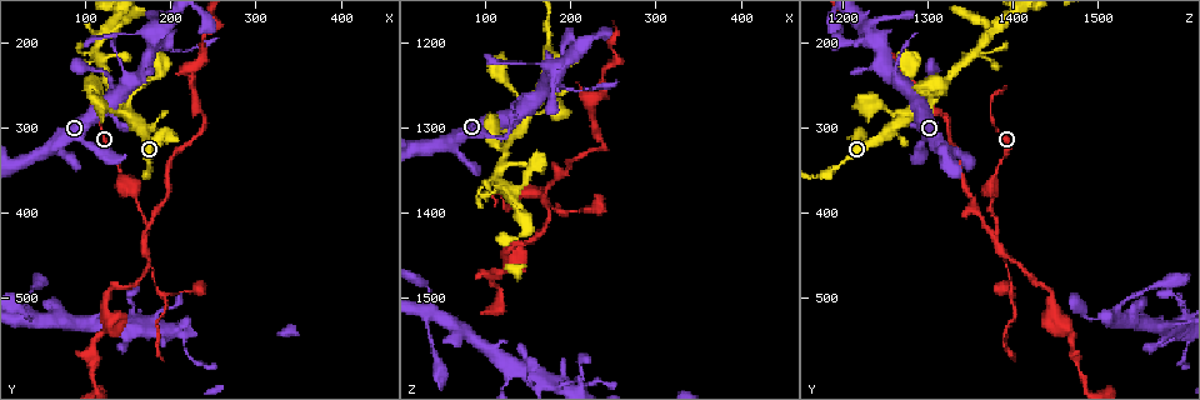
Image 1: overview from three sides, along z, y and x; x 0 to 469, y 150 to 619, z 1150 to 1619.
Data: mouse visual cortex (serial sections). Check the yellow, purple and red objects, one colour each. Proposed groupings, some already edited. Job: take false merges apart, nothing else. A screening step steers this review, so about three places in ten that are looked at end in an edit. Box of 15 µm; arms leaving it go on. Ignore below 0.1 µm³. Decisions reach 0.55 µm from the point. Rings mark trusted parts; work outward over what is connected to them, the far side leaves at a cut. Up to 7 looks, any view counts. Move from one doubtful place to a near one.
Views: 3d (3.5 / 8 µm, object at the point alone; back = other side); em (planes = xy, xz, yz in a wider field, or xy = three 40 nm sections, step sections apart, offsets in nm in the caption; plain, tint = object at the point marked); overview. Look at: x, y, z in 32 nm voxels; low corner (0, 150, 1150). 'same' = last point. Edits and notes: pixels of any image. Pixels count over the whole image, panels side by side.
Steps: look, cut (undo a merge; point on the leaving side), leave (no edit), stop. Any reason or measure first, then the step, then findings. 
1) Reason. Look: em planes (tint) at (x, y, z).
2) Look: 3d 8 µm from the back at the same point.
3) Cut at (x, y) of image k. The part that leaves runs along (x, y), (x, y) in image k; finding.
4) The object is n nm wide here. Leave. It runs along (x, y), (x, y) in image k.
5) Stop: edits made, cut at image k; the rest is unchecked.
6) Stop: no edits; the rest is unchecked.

Small branch off a trunk. Look: 3d 3.5 µm at (135, 255, 1290).

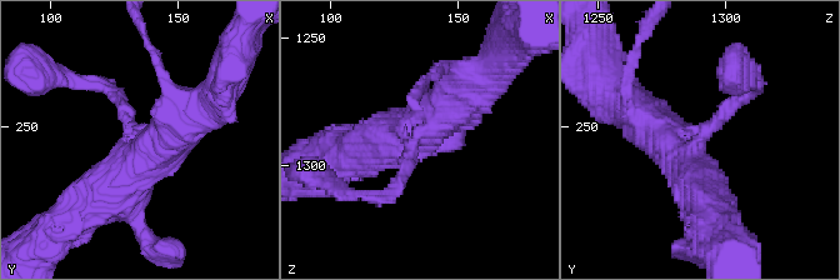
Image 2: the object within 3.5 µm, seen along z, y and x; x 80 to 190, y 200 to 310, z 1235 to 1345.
4 arms meet here; the arms are 200, 250, 500, 600 nm wide. Look: em xy step 3 (tint) at (135, 256, 1290).

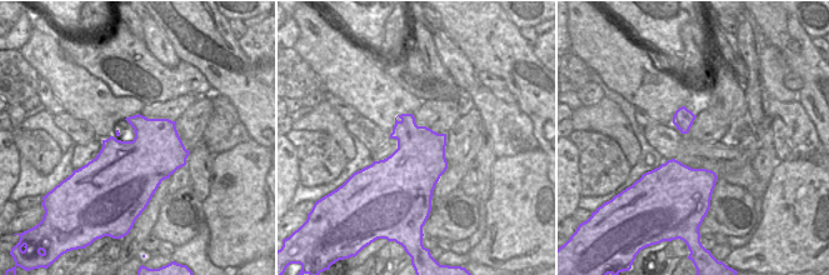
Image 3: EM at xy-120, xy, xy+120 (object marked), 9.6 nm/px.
Cut it another way. Look: em xy step 5 (tint) at the same point.

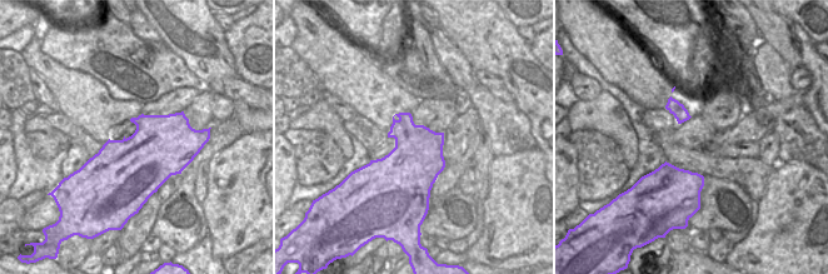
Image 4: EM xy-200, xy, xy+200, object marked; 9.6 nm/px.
The object is 500 nm wide here. Leave. It runs along (84, 210), (199, 110) in image 2; continuous, no second cell.

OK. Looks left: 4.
Three arms meet. Look: 3d 3.5 µm from the back at (175, 425, 1380).

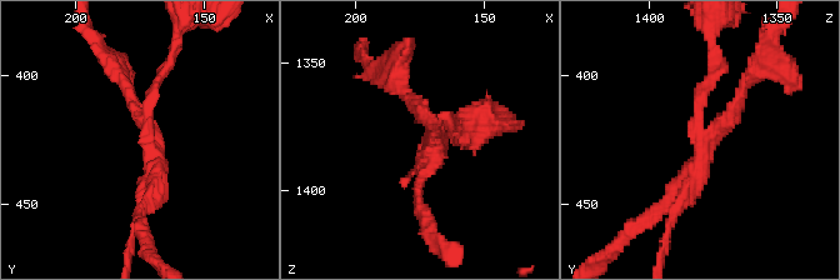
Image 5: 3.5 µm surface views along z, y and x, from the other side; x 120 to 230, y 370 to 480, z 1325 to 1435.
3 arms meet here; the arms are 150, 150, 300 nm wide; now the EM. Look: em xy step 2 (tint) at (172, 422, 1381).

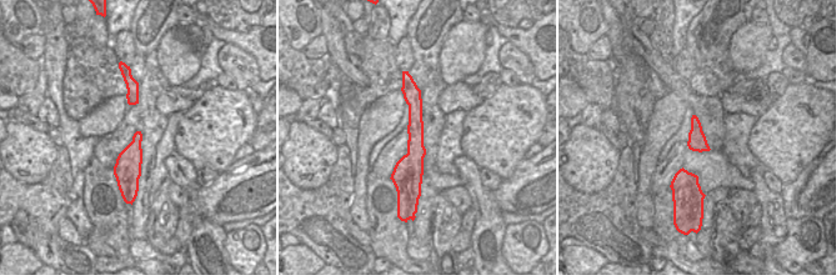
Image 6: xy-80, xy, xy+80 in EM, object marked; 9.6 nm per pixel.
Cut at (141, 228) of image 5. Two cells meet here.

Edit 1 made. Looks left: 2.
Stop: edits made, cut at image 5; the rest is unchecked.

